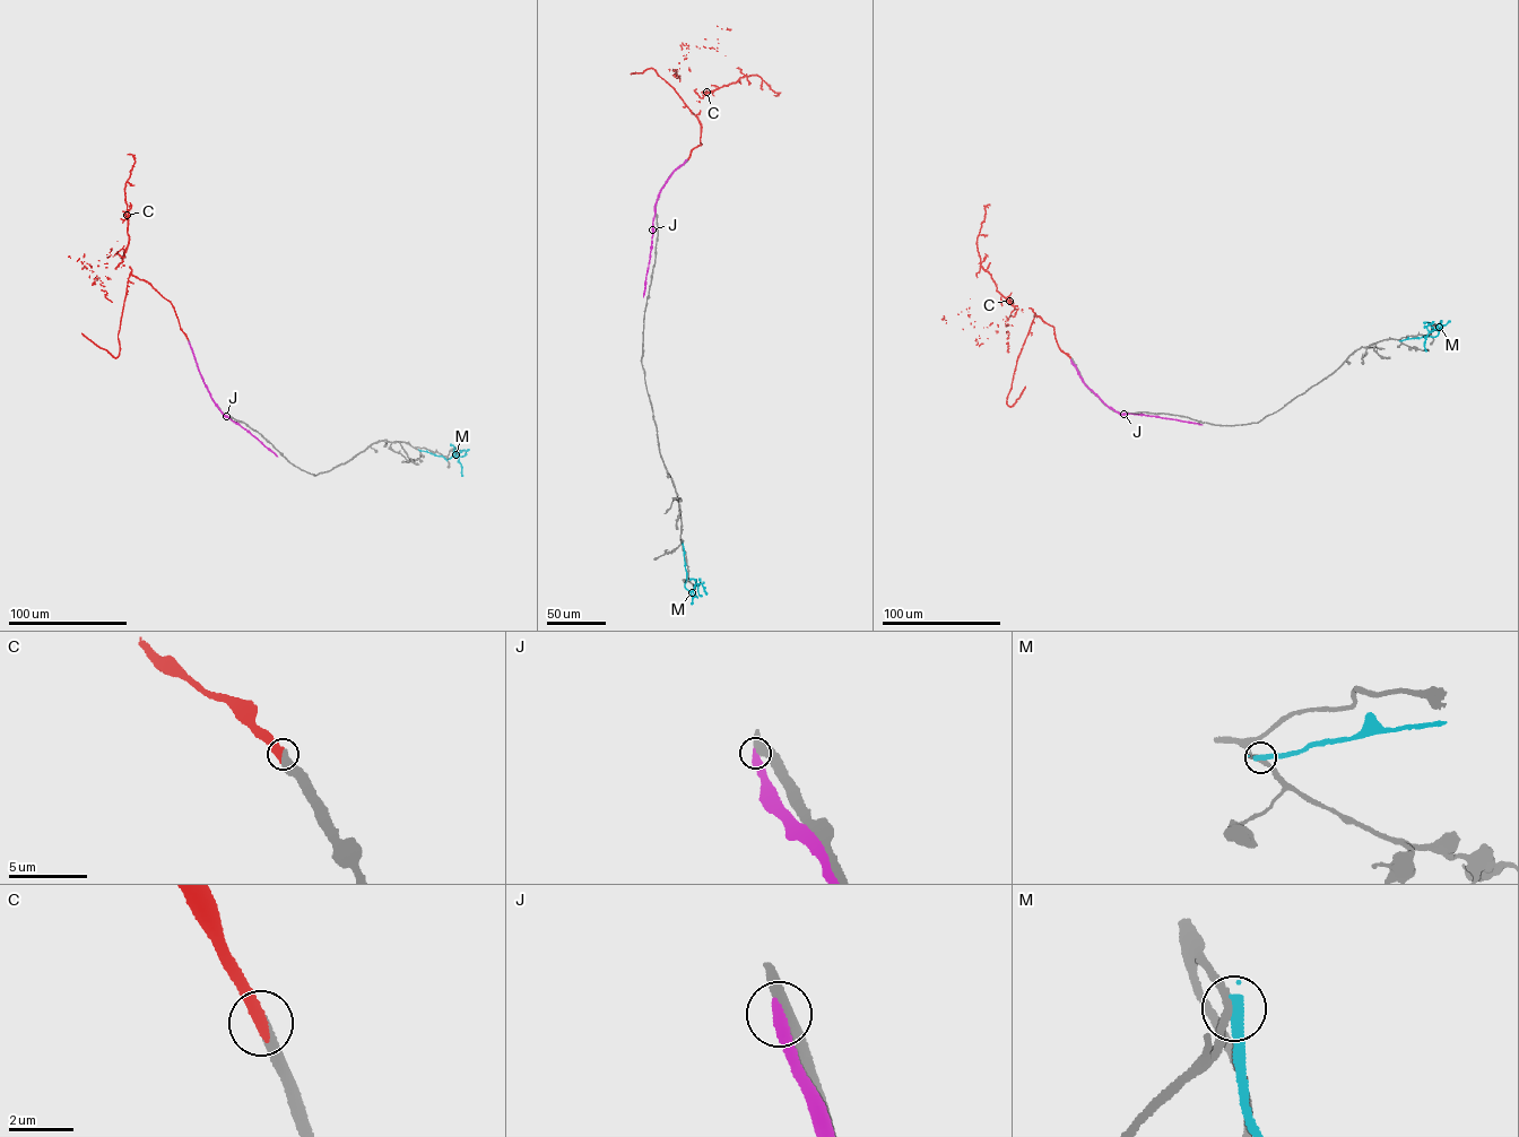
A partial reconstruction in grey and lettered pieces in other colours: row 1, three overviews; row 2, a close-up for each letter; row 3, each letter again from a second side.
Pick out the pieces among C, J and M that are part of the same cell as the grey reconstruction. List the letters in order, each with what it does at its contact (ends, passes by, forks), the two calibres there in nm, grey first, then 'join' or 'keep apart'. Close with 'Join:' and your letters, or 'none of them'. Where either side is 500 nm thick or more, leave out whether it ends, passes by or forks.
C: calibres 420 and 500 nm; join
J: it ends; calibres 380 and 420 nm; keep apart
M: it ends; calibres 240 and 360 nm; keep apart
Join: C

